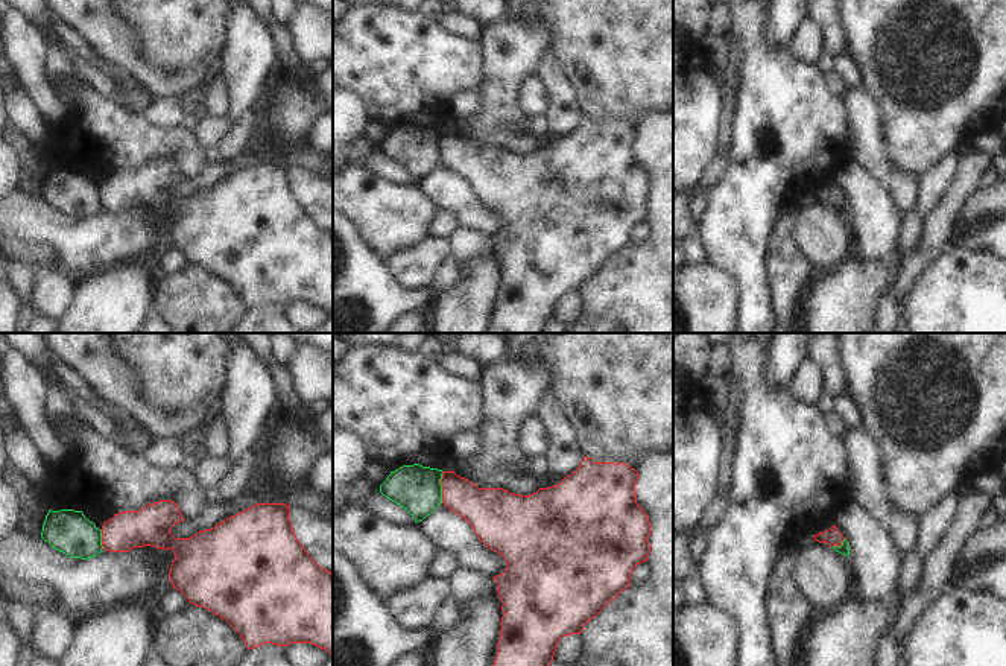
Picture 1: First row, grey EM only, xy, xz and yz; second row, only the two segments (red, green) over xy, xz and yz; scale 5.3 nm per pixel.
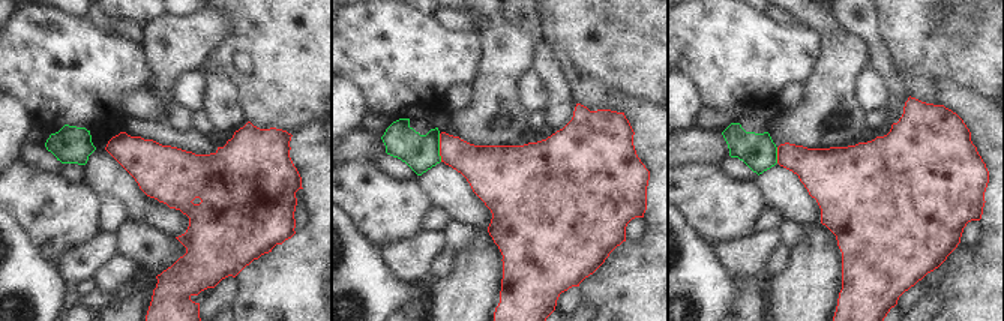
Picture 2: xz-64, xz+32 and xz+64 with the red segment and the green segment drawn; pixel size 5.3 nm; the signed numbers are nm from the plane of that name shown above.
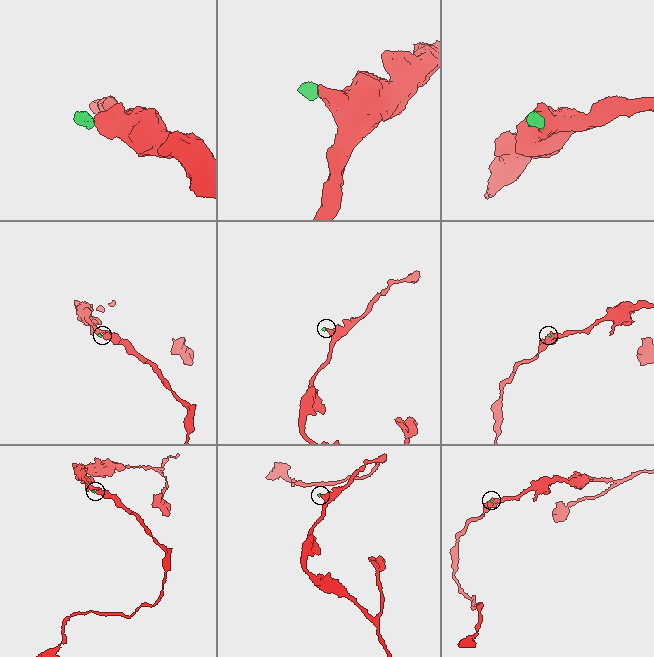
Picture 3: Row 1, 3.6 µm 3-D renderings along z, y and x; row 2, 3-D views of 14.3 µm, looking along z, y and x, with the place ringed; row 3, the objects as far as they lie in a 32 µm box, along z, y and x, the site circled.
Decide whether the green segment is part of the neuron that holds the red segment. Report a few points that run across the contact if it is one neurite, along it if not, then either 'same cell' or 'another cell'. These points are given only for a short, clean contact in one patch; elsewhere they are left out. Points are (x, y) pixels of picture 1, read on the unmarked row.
line xz (444, 131), (441, 161); another cell

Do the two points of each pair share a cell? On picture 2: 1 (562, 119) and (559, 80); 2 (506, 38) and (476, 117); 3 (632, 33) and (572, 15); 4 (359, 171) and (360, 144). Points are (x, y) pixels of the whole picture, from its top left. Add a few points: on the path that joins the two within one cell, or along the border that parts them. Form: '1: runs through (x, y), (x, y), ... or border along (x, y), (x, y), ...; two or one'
1: runs through (562, 110), (562, 93), (559, 89); one
2: runs through (506, 57), (495, 98); one
3: runs through (617, 33), (610, 33), (592, 15), (587, 15); one
4: border along (368, 161), (351, 161), (347, 164); two

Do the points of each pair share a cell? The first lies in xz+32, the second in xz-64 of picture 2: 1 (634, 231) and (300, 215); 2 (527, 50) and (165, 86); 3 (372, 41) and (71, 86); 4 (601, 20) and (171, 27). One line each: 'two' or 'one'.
1: one
2: one
3: one
4: two

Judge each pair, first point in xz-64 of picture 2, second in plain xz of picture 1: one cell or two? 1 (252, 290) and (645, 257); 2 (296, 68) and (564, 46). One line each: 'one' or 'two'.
1: one
2: one

